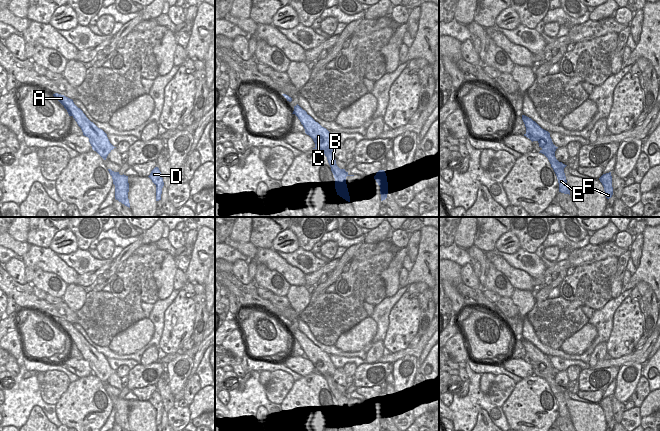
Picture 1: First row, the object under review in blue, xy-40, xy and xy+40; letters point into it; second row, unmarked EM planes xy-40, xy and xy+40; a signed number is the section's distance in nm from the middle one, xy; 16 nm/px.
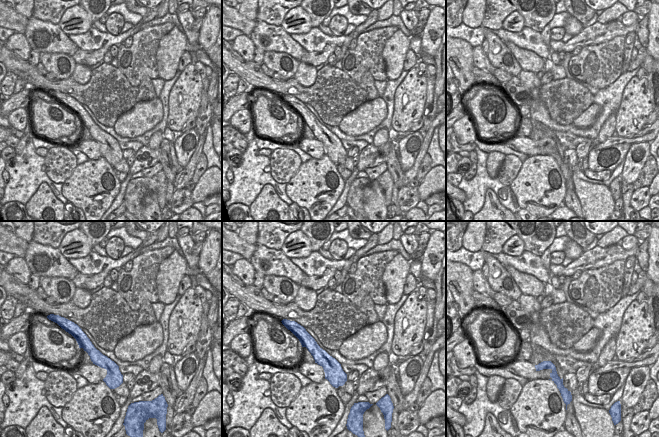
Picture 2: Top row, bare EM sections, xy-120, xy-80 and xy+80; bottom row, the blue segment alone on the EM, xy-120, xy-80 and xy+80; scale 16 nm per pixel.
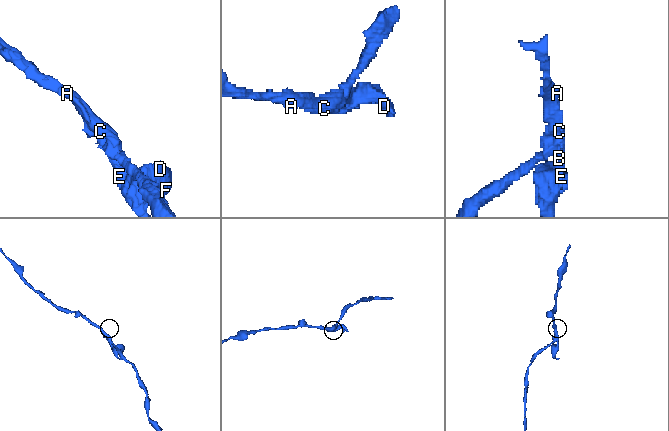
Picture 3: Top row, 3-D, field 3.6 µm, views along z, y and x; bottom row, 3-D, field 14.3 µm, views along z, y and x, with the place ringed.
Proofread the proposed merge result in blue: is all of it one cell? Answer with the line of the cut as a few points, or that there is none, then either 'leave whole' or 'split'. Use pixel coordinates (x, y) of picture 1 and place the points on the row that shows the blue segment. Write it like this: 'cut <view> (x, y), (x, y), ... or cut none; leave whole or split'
cut xy+40 (541, 146), (548, 145), (555, 149); split

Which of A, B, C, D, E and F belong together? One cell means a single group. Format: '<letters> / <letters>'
A C / B D E F

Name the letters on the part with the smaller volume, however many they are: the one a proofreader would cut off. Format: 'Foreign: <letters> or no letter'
Foreign: B, D, E, F

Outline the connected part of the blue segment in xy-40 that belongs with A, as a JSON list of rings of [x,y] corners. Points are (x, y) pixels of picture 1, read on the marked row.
[[[58,93],[53,94],[53,96],[64,106],[69,116],[75,119],[83,135],[89,138],[93,150],[103,159],[106,159],[108,154],[116,148],[110,143],[107,134],[91,122],[72,99]]]

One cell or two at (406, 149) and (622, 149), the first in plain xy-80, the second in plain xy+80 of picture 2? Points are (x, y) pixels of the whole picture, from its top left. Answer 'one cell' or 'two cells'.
two cells

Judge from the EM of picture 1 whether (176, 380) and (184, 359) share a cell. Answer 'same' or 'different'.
same

